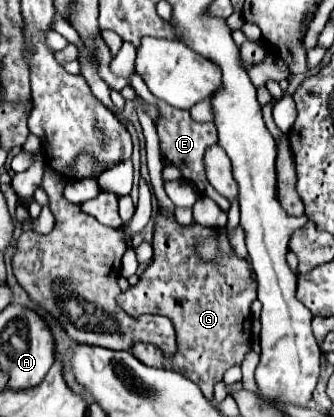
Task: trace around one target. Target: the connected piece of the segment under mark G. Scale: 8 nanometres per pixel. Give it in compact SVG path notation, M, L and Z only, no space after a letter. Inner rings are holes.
M159 213L157 223L155 223L155 237L153 237L153 263L147 267L147 271L141 275L141 283L135 287L129 287L125 293L119 295L119 305L129 313L129 315L143 315L143 313L153 313L153 315L165 315L173 321L175 331L177 331L177 351L173 357L167 357L159 347L153 345L135 345L133 353L135 357L149 365L149 367L165 367L173 369L193 383L199 385L207 401L213 401L213 385L223 379L225 371L233 365L241 365L245 353L251 349L251 303L257 299L257 283L251 275L249 263L241 257L235 255L227 235L223 229L211 229L203 225L193 225L193 227L181 227L173 217ZM217 237L219 243L219 255L213 261L203 261L195 245L201 239Z

